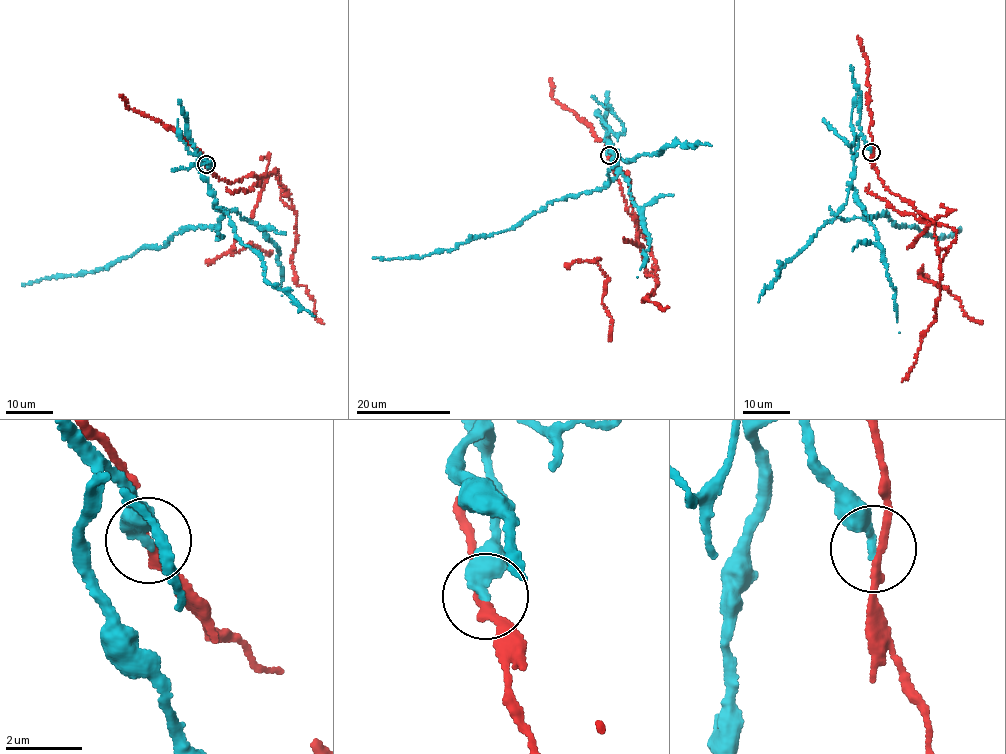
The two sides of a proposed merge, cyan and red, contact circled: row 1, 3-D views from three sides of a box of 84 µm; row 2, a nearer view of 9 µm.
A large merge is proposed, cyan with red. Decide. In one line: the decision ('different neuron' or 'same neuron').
different neuron

